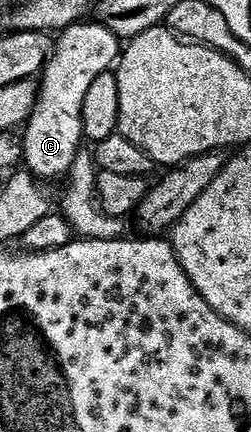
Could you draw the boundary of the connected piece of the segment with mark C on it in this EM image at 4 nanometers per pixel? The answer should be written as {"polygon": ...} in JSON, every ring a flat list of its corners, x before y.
{"polygon":[[83,20,57,35,54,50,40,75,38,99,34,105,34,111,30,114,29,120,24,123,26,134,21,135,24,166,33,176,52,182,54,178,69,175,72,164,84,142,82,112,84,96,88,96,88,84,92,84,92,80,96,80,96,76,100,76,105,70,111,69,119,58,120,40,108,27,103,26,97,20]]}

